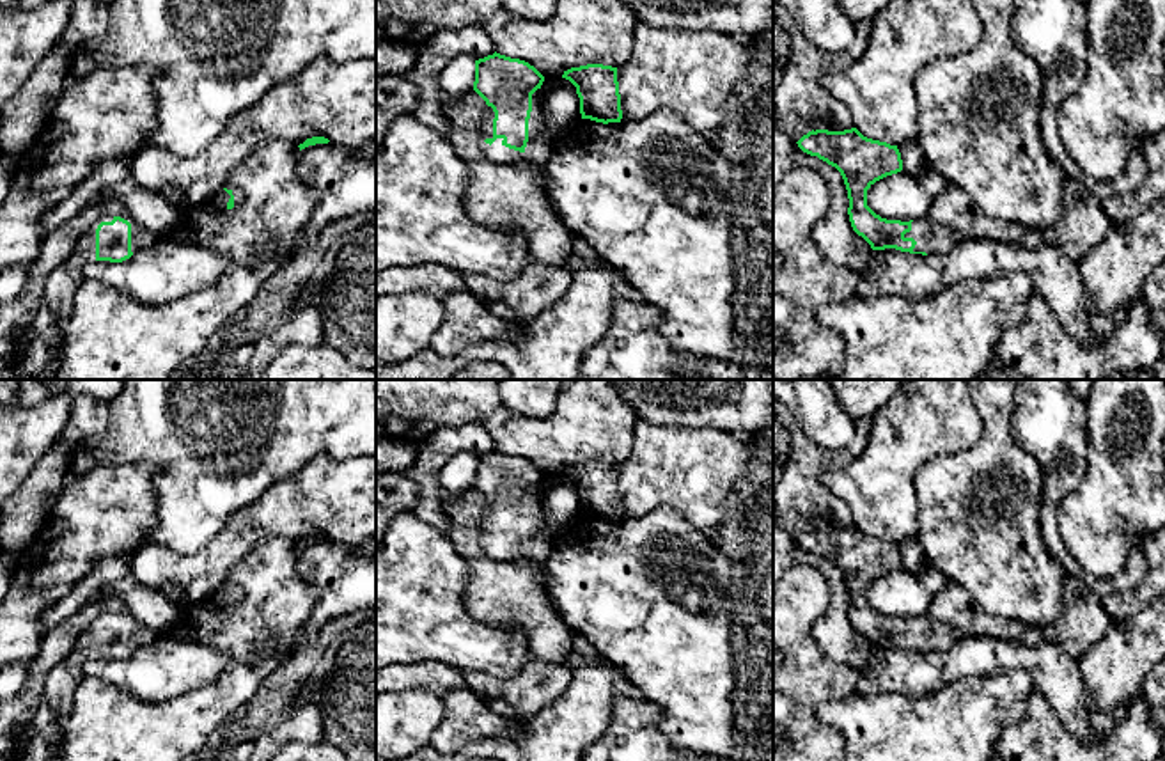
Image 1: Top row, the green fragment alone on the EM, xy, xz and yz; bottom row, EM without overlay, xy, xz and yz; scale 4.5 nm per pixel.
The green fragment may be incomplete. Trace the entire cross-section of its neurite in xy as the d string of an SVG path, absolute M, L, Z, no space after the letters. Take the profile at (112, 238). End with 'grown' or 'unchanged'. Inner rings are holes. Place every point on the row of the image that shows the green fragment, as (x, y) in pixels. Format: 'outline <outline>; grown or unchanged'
outline M129 216L99 218L76 243L73 254L46 279L43 302L30 328L34 328L51 348L48 365L27 376L14 373L11 380L55 380L62 355L62 335L73 312L73 298L83 282L83 268L96 261L122 263L135 252L149 247L158 236Z; grown

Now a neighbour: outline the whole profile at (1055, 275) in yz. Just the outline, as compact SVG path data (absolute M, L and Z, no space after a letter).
M958 239L945 254L910 254L895 248L872 250L867 268L858 273L858 294L927 298L956 282L989 279L1002 271L1023 271L1032 279L1034 293L1041 294L1062 328L1082 346L1096 348L1106 333L1096 332L1089 323L1087 294L1078 261L1050 239L1037 248L1020 247L998 239Z

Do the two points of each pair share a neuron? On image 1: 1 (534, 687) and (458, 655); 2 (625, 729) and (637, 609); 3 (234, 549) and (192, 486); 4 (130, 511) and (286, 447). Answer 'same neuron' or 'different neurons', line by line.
1: different neurons
2: different neurons
3: different neurons
4: different neurons

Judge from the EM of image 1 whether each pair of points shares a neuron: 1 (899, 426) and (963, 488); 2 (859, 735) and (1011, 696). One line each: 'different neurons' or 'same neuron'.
1: different neurons
2: same neuron

